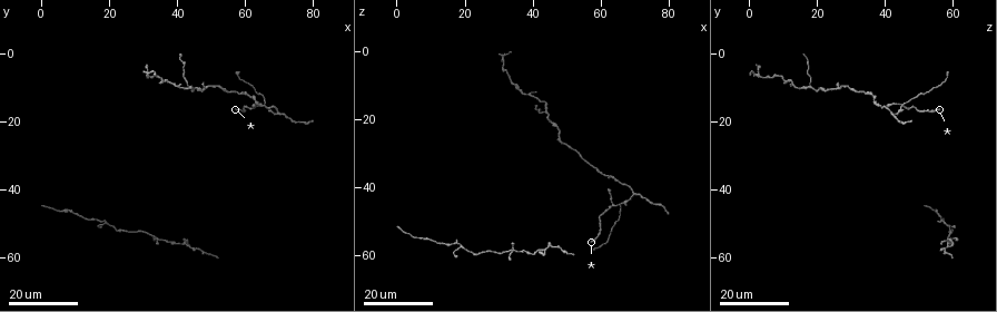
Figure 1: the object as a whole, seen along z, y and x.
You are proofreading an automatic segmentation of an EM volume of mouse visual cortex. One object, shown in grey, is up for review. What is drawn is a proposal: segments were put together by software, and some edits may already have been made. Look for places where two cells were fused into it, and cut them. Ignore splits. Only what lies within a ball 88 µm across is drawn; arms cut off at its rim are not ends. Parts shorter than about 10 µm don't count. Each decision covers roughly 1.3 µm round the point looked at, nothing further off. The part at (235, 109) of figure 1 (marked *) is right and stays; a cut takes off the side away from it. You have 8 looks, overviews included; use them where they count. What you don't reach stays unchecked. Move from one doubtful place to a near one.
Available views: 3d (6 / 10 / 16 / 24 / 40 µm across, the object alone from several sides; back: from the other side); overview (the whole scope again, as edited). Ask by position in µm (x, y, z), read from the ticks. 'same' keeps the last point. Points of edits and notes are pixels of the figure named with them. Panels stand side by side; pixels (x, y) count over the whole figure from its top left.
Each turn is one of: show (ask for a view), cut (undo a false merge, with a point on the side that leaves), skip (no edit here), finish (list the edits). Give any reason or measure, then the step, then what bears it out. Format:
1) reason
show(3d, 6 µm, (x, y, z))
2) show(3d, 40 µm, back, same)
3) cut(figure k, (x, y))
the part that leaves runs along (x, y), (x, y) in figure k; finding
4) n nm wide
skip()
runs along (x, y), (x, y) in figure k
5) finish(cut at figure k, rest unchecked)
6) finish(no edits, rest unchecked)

arms part here
show(3d, 24 µm, (65.0, 15.5, 45.0))

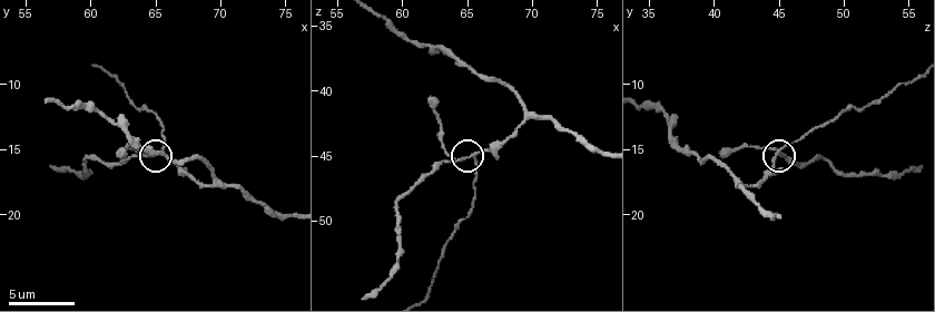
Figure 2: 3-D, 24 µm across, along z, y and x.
show(3d, 10 µm, (65.4, 15.2, 45.0))

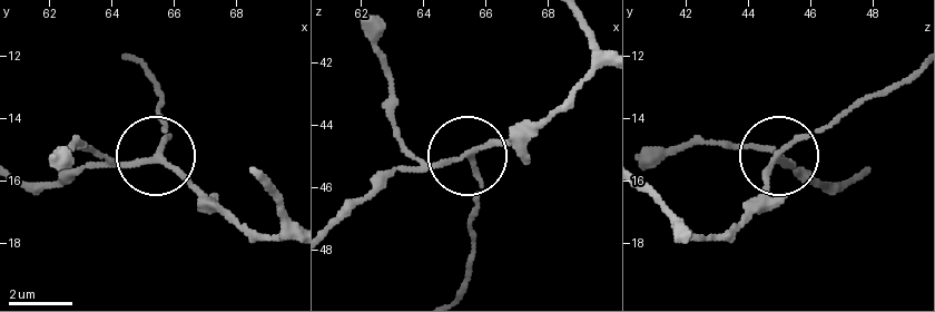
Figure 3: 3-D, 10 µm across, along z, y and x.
side arm 22 µm
skip()
runs along (335, 225), (400, 172), (463, 158), (479, 185), (471, 231) in figure 3; continuous, no second cell

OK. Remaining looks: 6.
branch point
show(3d, 10 µm, (69.8, 17.6, 41.8))

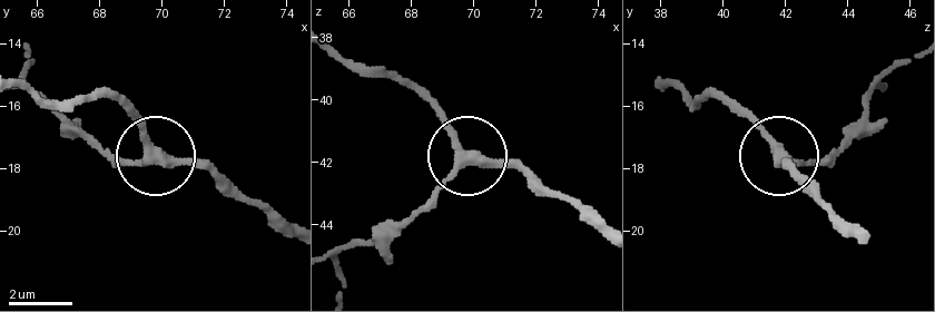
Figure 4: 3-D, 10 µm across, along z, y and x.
3 arms
skip()
runs along (334, 255), (390, 237), (470, 159), (502, 157), (539, 178) in figure 4; all the same cell

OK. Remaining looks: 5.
calibre changes
show(3d, 24 µm, (44.0, 10.0, 18.5))

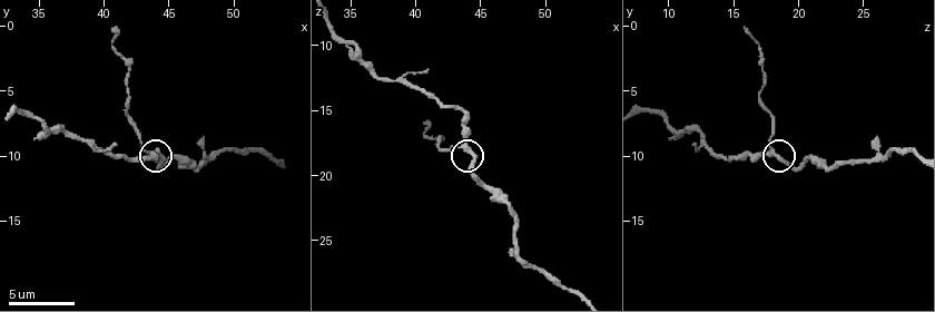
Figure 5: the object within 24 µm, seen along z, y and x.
closer look
show(3d, 10 µm, (43.8, 9.8, 18.2))

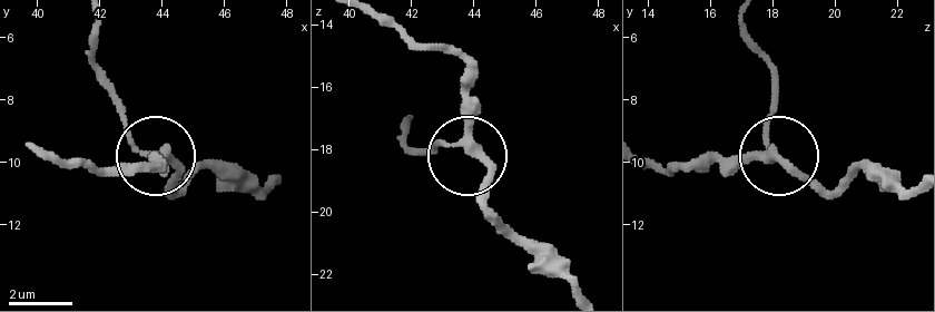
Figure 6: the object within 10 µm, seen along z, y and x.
skip()
runs along (576, 286), (493, 206), (488, 175), (466, 143), (466, 74) in figure 6; all the same cell

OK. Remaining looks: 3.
three-way junction
show(3d, 16 µm, (18.5, 49.0, 56.5))

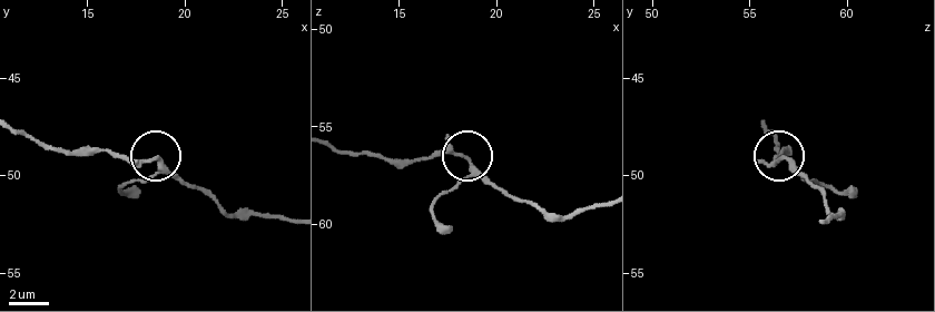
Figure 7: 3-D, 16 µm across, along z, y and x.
closer look
show(3d, 10 µm, (18.1, 49.1, 56.5))

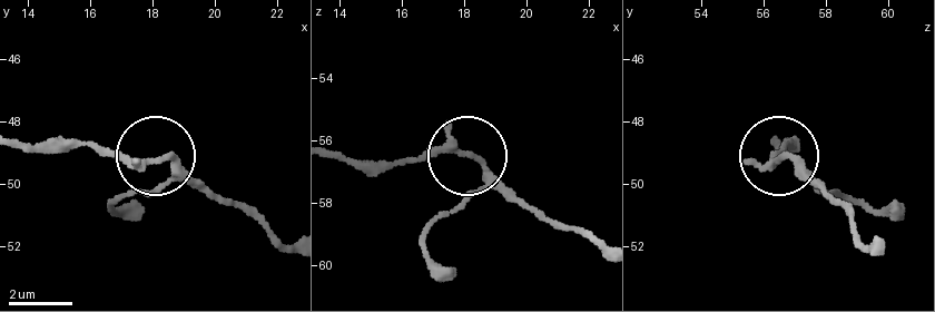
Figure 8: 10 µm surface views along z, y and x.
show(3d, 6 µm, (18.2, 49.2, 56.6))

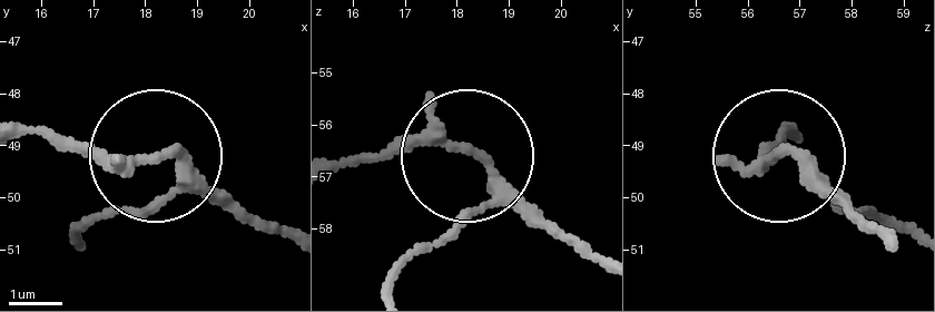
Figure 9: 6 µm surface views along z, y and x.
180 nm wide
skip()
runs along (287, 237), (220, 206), (167, 157), (88, 153), (21, 126) in figure 9; continuous, no second cell

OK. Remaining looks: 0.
finish(no edits, rest unchecked)

